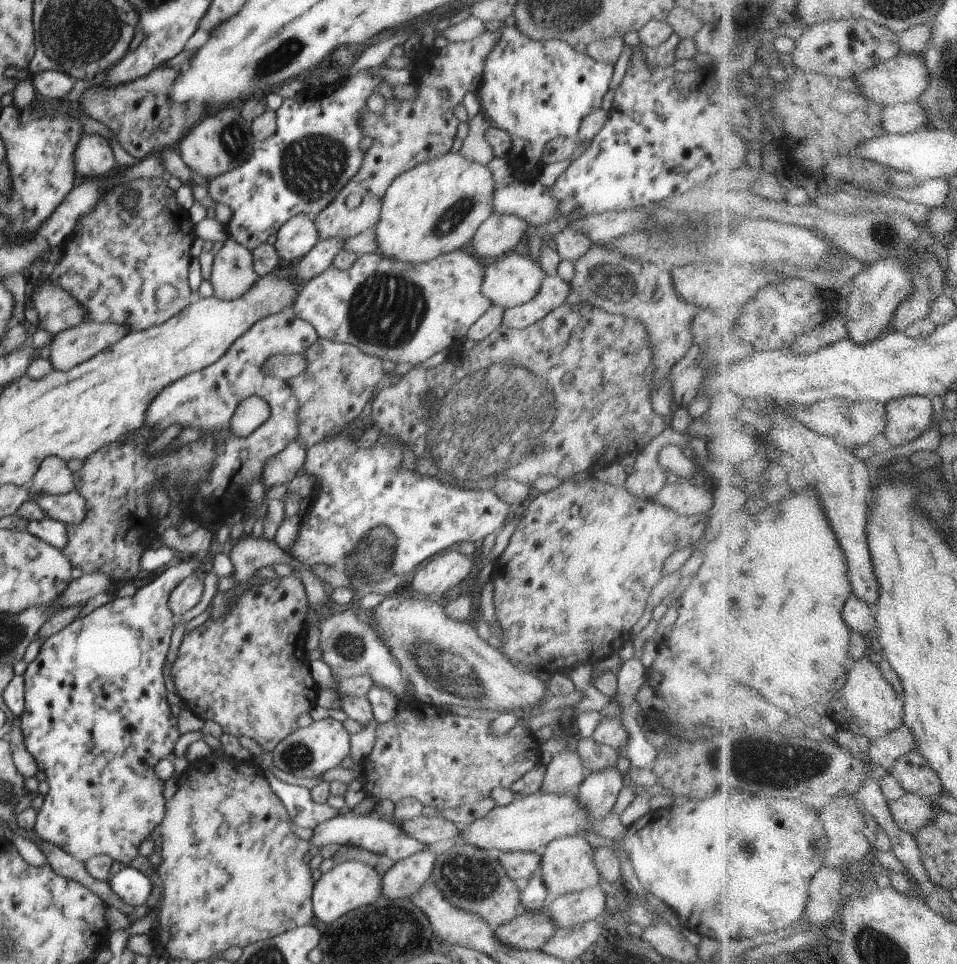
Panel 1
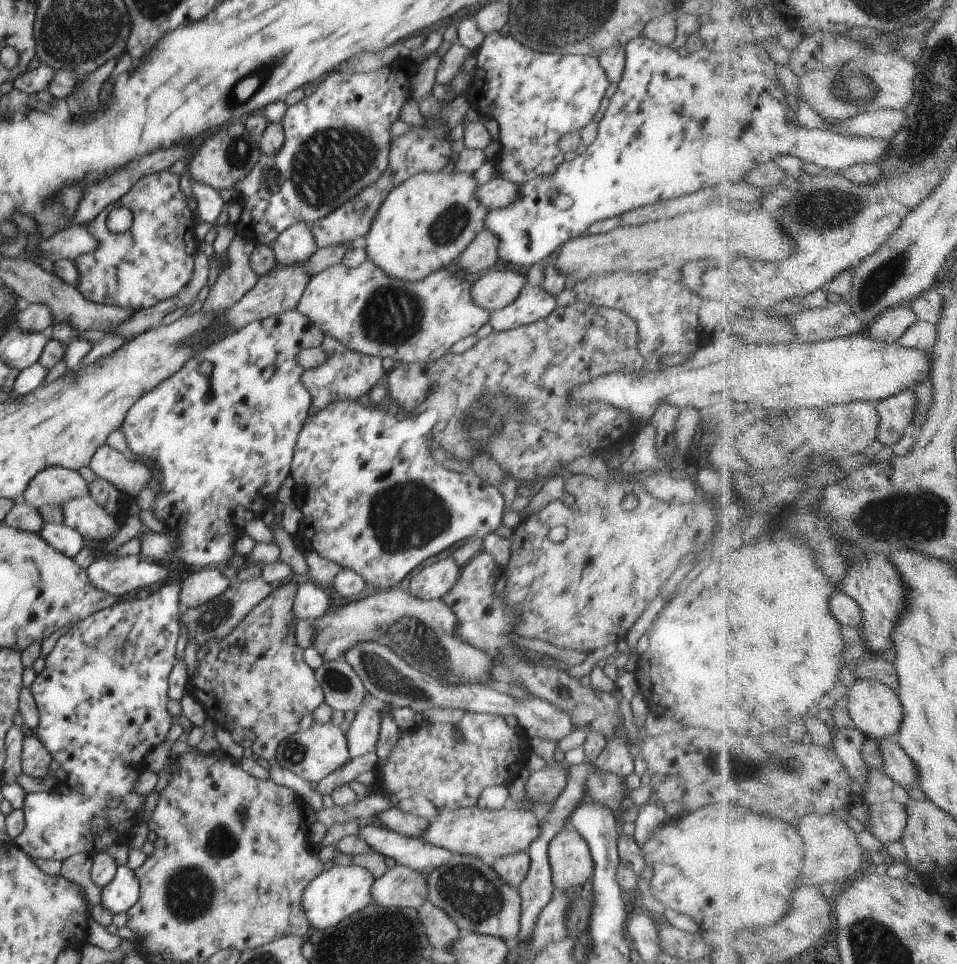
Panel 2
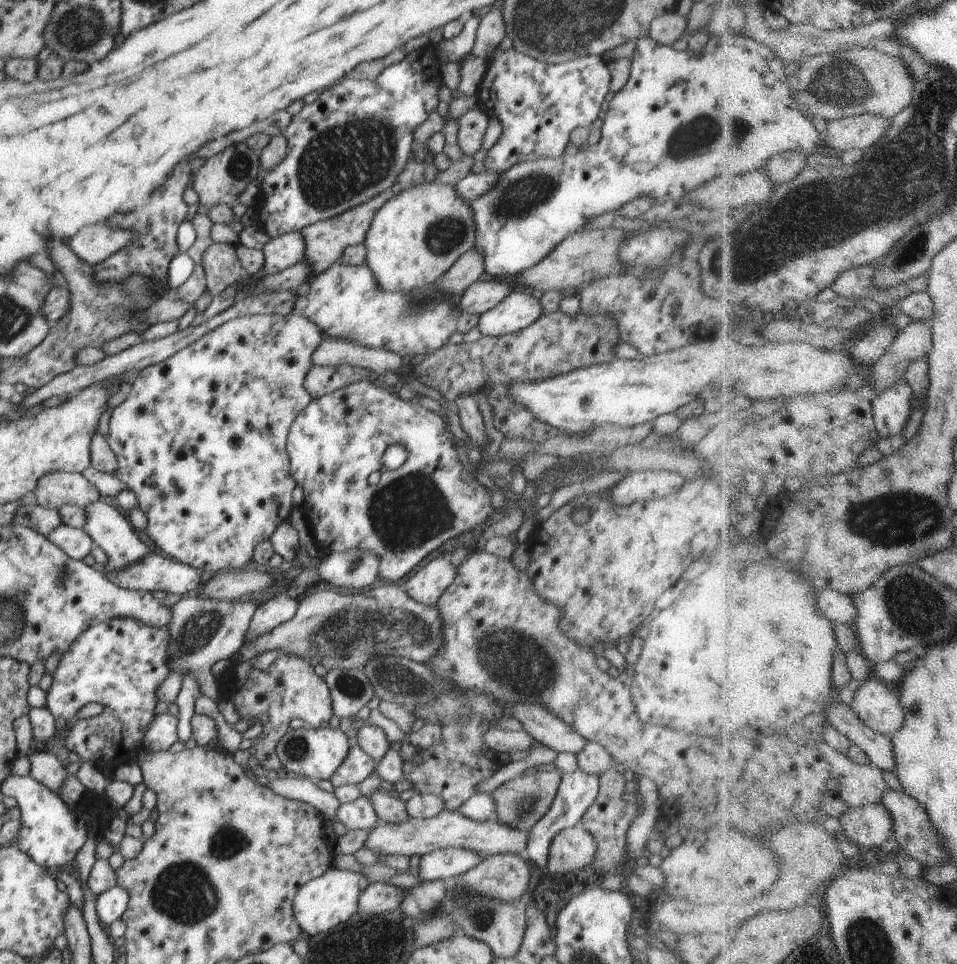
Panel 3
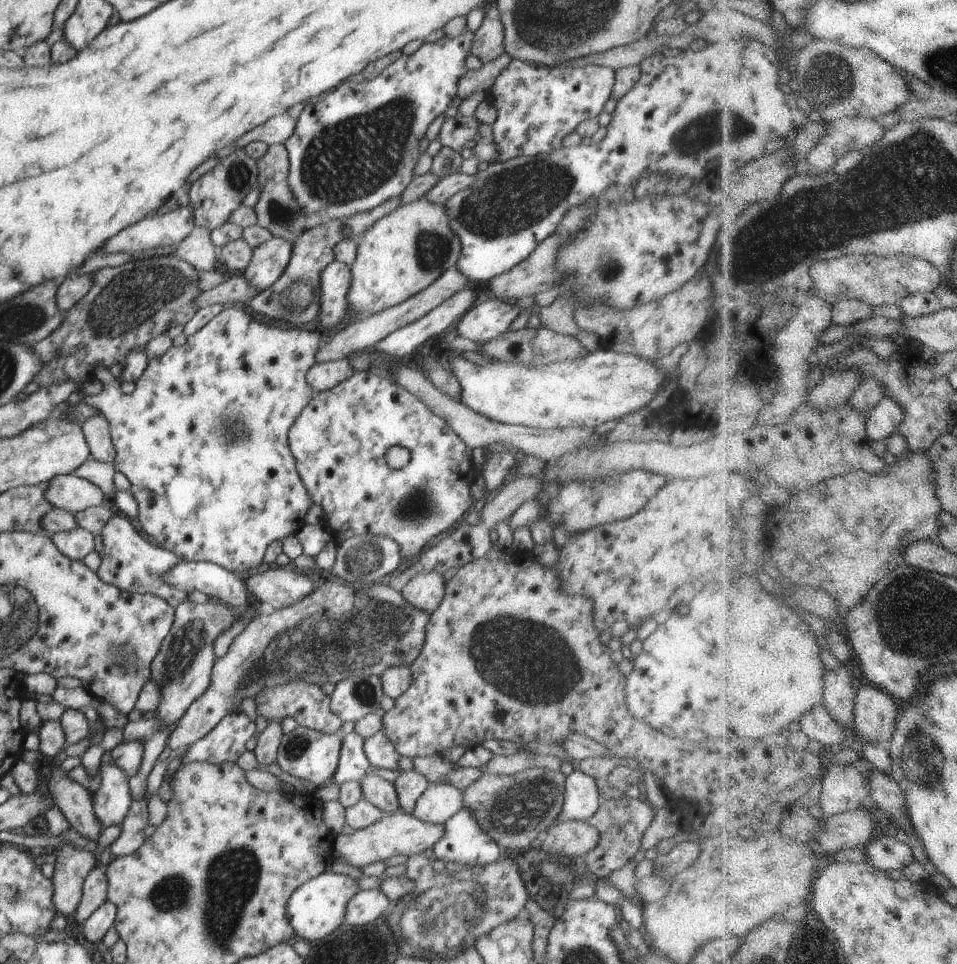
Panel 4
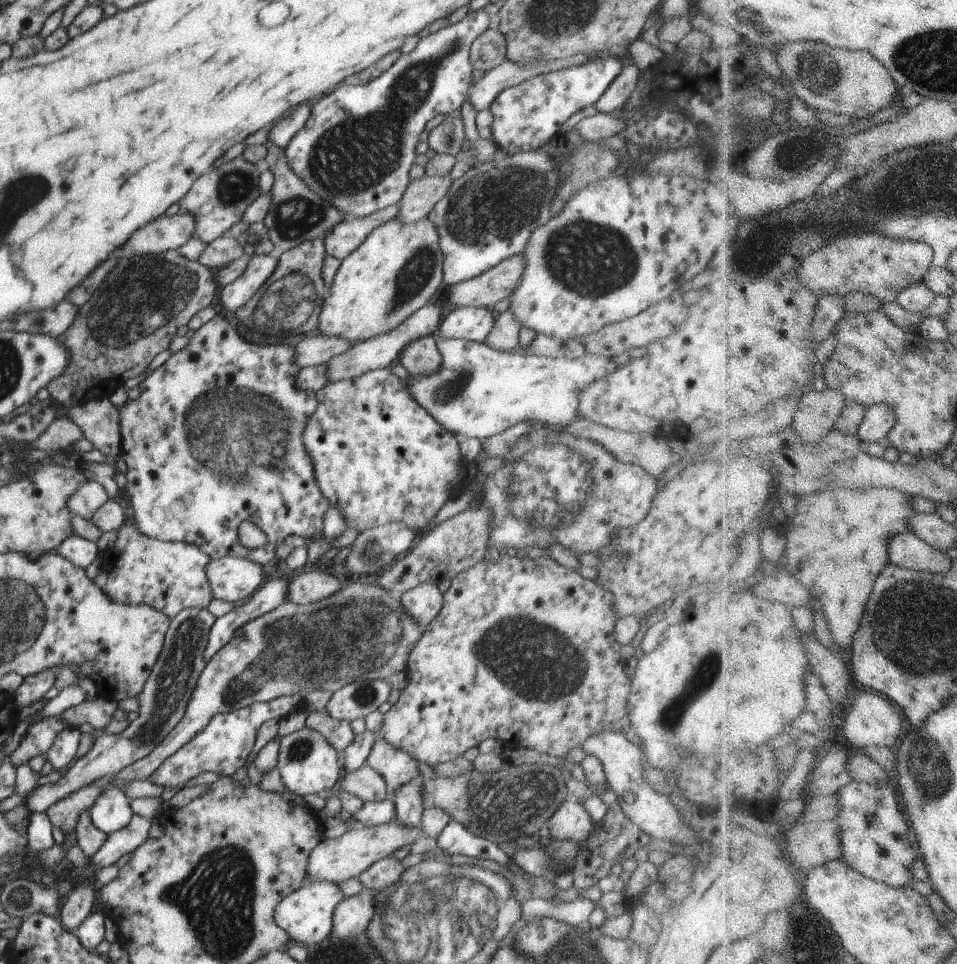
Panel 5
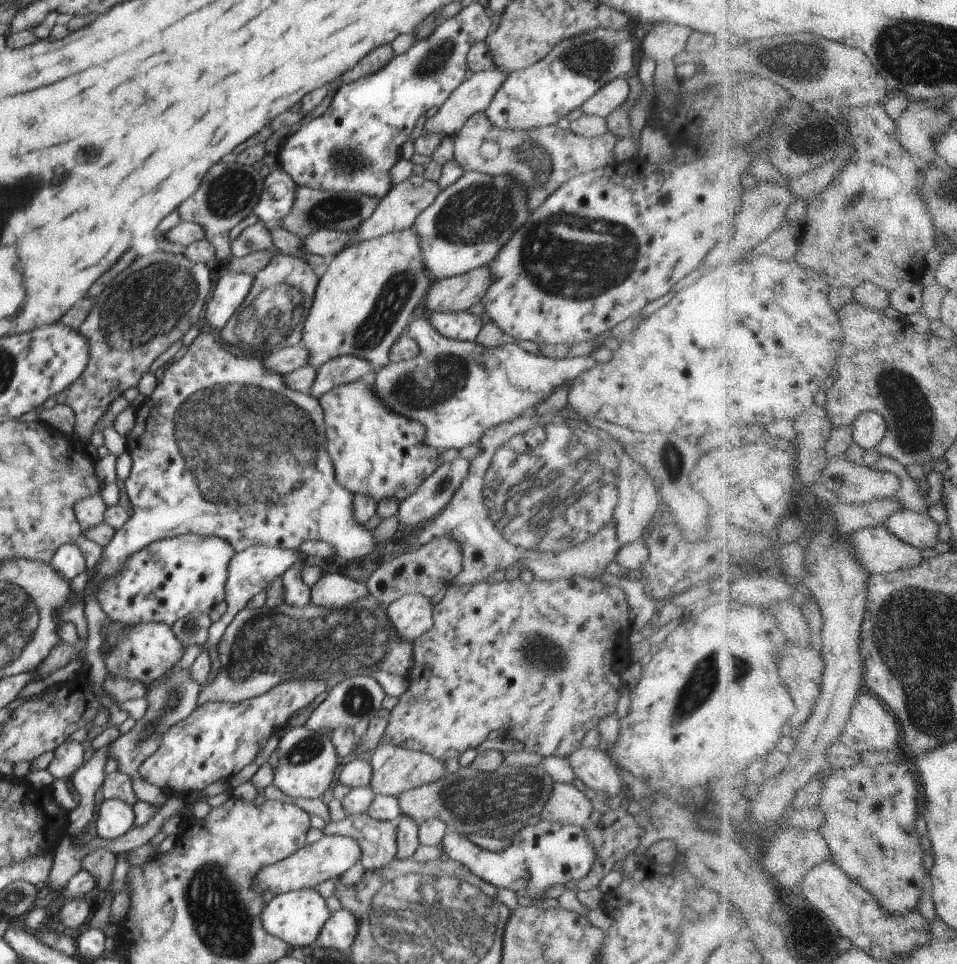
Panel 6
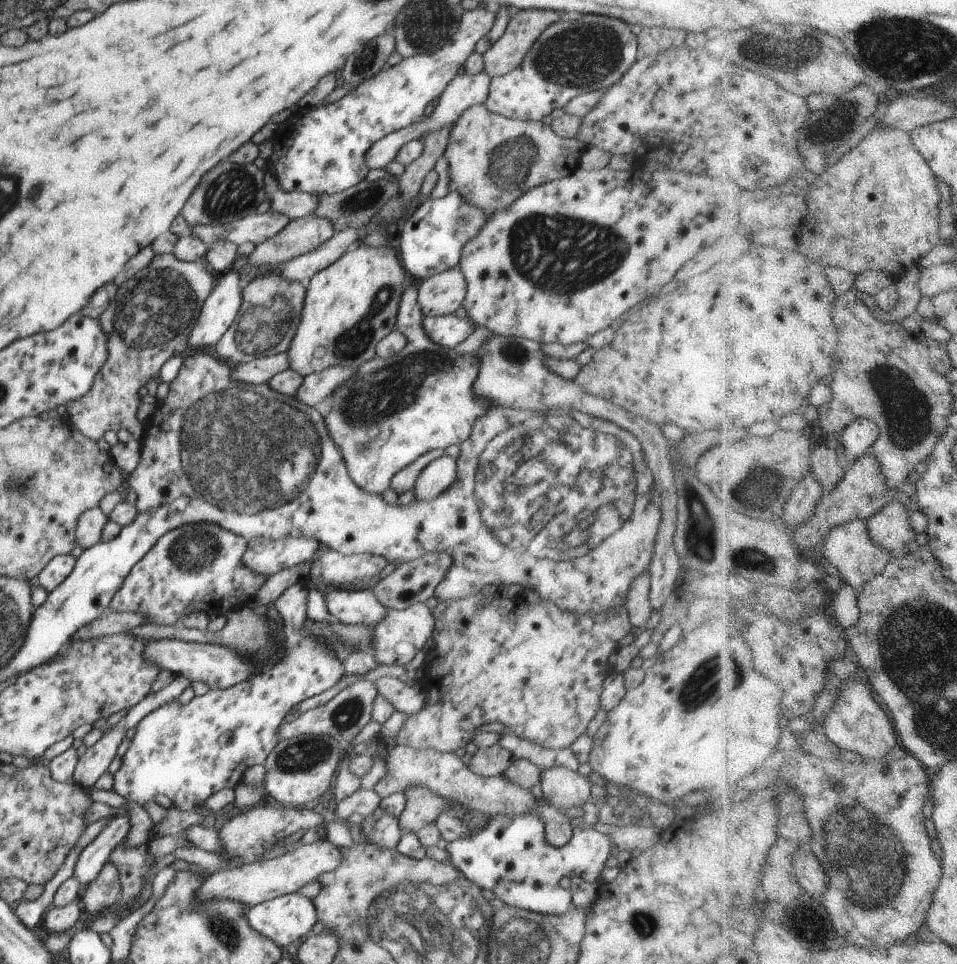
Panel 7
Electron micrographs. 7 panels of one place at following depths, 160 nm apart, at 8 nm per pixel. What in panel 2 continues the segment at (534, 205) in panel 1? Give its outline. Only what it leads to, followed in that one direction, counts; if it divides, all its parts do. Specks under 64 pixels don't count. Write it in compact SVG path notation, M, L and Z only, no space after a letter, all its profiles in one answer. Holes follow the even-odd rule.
M496 178L480 185L475 192L477 199L487 209L501 209L517 201L518 185L504 178Z

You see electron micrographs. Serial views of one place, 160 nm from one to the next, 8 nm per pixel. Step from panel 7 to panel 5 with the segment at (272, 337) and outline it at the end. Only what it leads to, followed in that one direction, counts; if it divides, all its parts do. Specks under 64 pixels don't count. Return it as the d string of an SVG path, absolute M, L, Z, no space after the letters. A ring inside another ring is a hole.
M324 236L302 242L283 252L272 276L244 306L234 312L231 318L238 316L250 330L256 324L264 322L270 328L270 336L282 336L285 341L314 332L319 328L319 316L328 296L328 288L322 276L326 255Z

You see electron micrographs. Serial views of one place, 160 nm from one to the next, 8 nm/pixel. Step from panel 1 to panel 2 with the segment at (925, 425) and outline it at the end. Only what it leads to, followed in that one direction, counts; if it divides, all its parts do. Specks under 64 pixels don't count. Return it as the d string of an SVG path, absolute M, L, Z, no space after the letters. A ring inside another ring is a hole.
M908 389L879 403L883 423L879 428L878 439L891 447L898 444L915 422L918 408L919 396L915 389Z

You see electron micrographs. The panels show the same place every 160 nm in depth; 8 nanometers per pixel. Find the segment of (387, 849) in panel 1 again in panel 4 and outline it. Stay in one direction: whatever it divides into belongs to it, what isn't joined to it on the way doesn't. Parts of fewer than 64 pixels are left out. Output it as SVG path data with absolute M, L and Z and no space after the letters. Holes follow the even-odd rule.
M462 807L445 823L444 836L433 846L430 856L474 869L499 860L502 849L480 826L473 812Z

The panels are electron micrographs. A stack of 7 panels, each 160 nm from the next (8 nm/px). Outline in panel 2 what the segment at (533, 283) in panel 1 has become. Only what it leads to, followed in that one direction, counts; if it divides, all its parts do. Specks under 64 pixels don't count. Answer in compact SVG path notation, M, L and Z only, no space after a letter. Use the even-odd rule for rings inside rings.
M496 268L480 276L470 290L472 300L483 309L493 313L512 304L520 291L528 285L525 274L507 268Z

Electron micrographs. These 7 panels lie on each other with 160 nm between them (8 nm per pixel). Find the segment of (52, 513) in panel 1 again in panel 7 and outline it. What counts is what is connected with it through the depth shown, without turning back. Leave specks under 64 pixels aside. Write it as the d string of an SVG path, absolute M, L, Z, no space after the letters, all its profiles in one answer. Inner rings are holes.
M192 523L168 531L134 565L124 579L120 590L110 601L110 610L115 613L141 613L152 624L170 627L180 623L190 613L204 612L208 617L252 606L256 591L268 577L254 572L243 563L247 540L233 532L208 523Z

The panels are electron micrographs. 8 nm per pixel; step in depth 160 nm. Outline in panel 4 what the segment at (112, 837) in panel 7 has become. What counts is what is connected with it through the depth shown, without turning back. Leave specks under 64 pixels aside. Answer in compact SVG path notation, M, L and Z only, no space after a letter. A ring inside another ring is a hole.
M111 751L103 752L99 775L101 783L93 798L93 809L100 824L104 828L112 824L122 824L133 796L129 787L129 780L124 777L124 772L116 766Z

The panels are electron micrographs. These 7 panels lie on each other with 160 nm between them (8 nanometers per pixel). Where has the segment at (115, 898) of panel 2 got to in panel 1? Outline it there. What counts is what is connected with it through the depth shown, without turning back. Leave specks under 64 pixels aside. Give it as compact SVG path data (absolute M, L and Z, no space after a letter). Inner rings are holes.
M124 866L108 880L111 889L126 904L142 906L148 900L152 889L152 882L148 875L136 870L134 867Z

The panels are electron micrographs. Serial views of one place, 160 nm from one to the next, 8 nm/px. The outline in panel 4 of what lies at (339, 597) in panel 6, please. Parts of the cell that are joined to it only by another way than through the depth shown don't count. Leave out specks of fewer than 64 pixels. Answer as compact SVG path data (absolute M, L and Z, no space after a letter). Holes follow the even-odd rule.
M292 565L268 568L243 581L251 601L259 604L268 602L276 610L302 600L314 588L305 571L296 570Z

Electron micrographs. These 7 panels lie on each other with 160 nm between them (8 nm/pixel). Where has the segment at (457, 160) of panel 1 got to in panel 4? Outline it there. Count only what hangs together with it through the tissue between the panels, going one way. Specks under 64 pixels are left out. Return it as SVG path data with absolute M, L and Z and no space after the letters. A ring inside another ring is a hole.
M426 197L400 205L386 216L380 217L358 237L357 257L350 266L352 280L347 296L351 306L351 319L356 312L360 312L360 316L364 312L379 313L428 288L445 270L457 264L460 251L461 242L450 228L447 208Z

